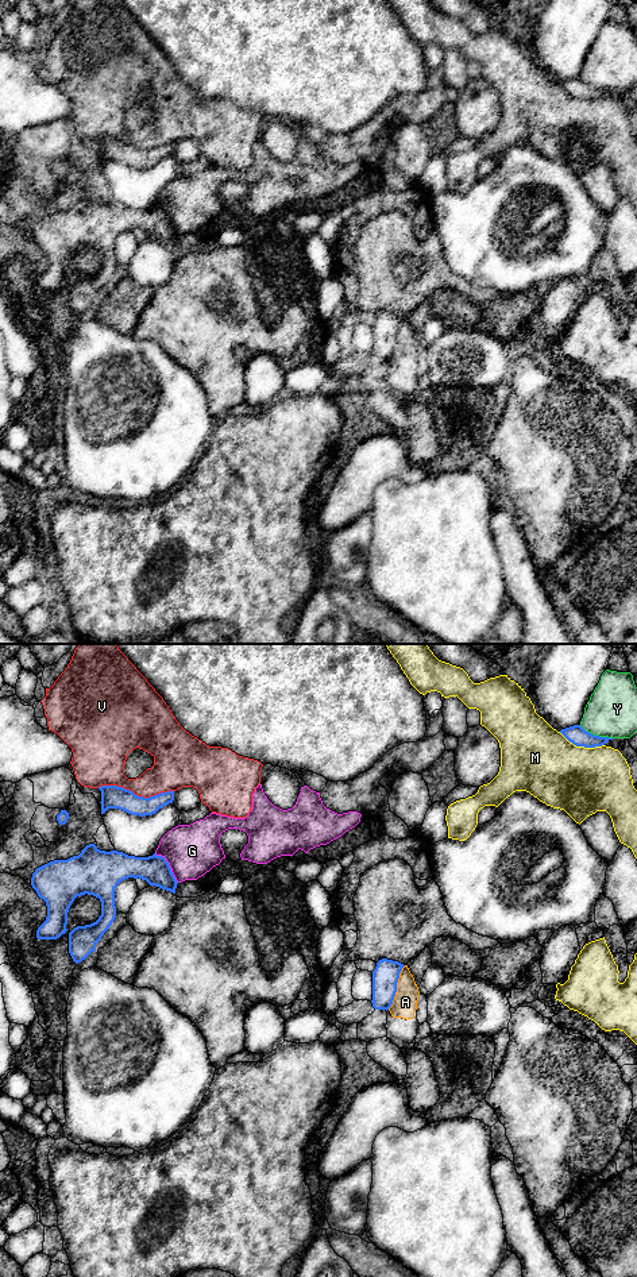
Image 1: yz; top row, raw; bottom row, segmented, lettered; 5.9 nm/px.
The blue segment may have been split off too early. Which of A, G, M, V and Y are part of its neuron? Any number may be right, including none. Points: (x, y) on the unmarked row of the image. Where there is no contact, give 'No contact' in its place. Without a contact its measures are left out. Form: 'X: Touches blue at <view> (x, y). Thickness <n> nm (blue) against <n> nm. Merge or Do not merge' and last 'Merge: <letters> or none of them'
A: Touches blue at yz (396, 339). Thickness 160 nm (blue) against 140 nm. Do not merge
G: Touches blue at yz (169, 218). Thickness 170 nm (blue) against 320 nm. Do not merge
M: Touches blue at yz (582, 97). Thickness 110 nm (blue) against 400 nm. Do not merge
V: Touches blue at yz (134, 146). Thickness 140 nm (blue) against 240 nm. Do not merge
Y: Touches blue at yz (595, 88). Thickness 110 nm (blue) against 300 nm. Do not merge
Merge: none of them

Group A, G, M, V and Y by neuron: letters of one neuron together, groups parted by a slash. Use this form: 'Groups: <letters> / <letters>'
Groups: A / G / M / V / Y

